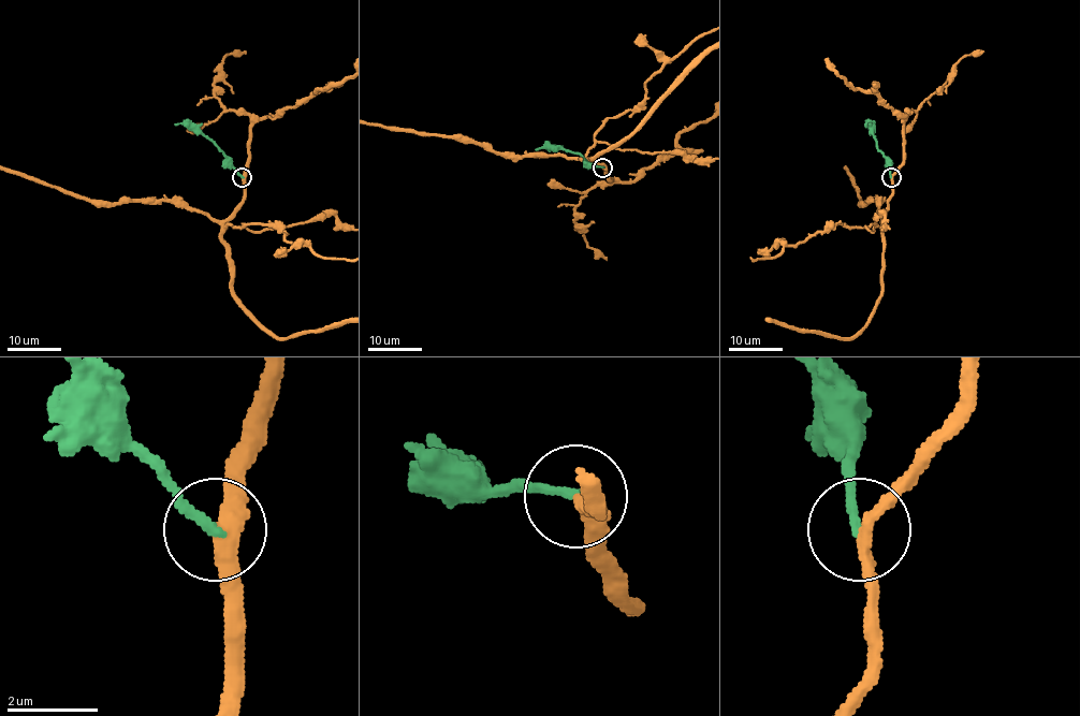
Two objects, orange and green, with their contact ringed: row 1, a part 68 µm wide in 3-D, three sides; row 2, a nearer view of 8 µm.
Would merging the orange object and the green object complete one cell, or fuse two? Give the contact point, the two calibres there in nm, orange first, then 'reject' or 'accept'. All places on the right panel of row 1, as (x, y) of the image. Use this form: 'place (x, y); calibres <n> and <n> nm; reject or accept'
place (891, 177); calibres 320 and 200 nm; accept

